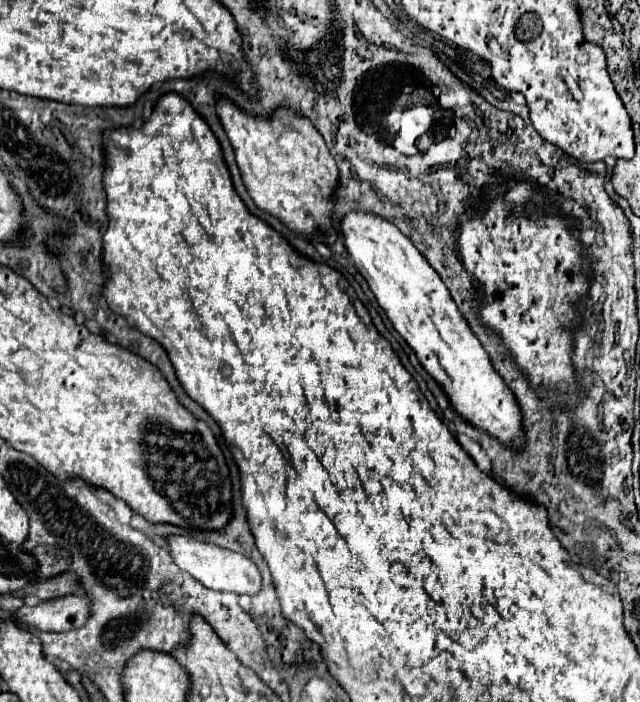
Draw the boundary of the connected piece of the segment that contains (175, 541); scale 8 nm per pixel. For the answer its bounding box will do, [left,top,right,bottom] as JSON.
[168,535,262,595]

